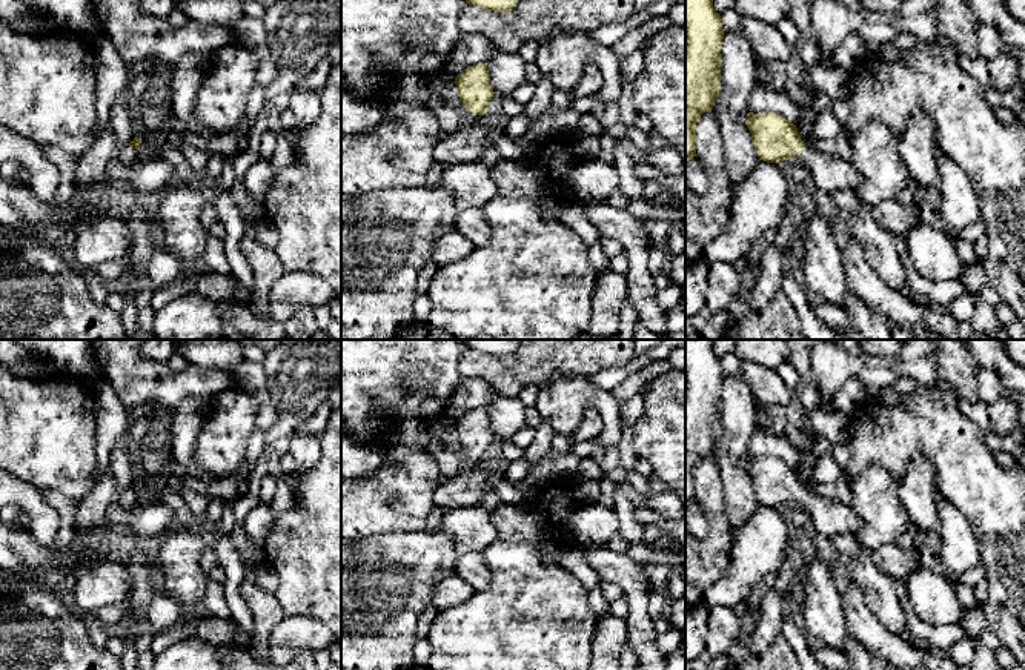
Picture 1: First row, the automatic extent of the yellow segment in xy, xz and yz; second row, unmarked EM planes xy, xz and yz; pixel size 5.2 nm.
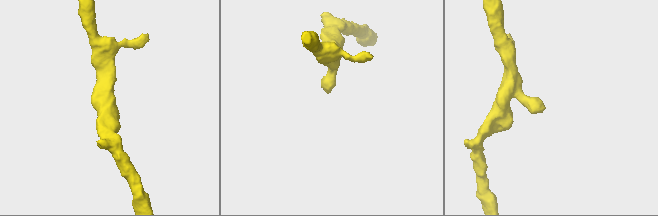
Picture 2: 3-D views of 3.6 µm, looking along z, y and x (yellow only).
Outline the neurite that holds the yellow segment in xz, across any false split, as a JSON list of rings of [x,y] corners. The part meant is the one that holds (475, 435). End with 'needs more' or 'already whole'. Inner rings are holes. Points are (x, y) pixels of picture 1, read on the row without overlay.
[[[476,407],[455,421],[458,441],[466,458],[463,459],[463,470],[472,472],[479,467],[479,461],[487,456],[487,450],[493,441],[493,432],[487,407]]]; needs more

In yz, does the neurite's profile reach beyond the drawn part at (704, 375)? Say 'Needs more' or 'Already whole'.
Already whole

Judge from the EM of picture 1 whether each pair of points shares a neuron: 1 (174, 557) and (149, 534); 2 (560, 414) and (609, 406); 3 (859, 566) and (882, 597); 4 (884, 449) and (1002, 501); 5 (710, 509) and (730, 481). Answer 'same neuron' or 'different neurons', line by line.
1: different neurons
2: same neuron
3: same neuron
4: same neuron
5: different neurons

